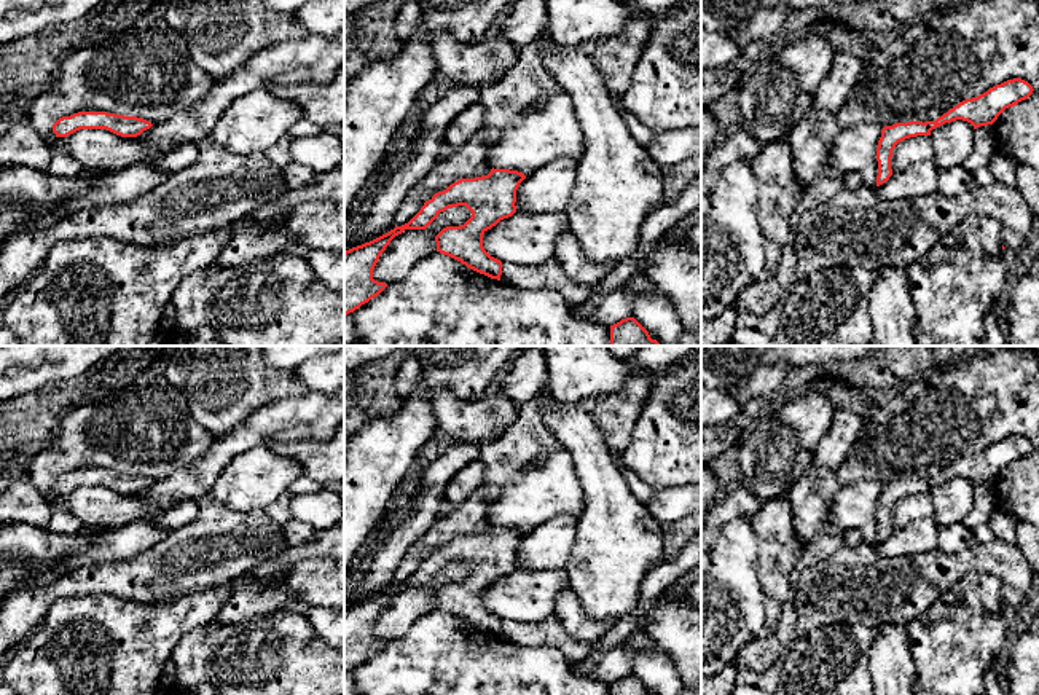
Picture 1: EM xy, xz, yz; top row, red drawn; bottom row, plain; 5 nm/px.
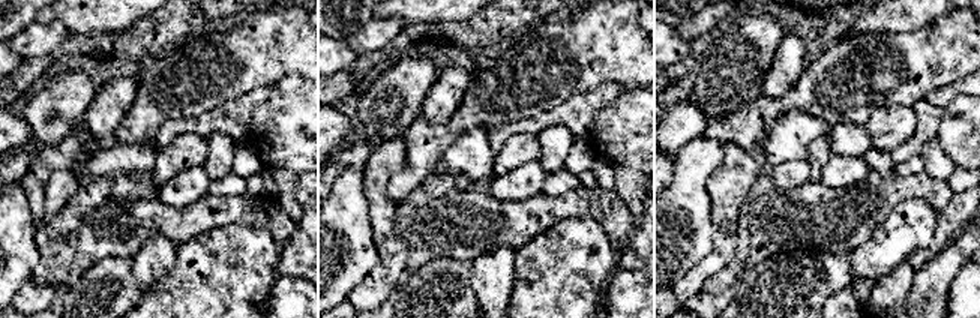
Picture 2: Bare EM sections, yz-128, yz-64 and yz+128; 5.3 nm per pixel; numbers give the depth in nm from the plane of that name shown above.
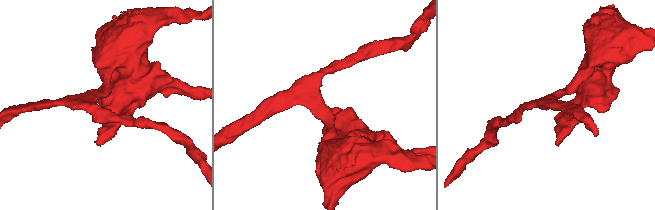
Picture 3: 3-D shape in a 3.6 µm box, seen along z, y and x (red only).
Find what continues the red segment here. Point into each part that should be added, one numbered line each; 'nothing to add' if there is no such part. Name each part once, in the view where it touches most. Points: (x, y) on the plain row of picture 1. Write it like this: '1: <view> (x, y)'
nothing to add

